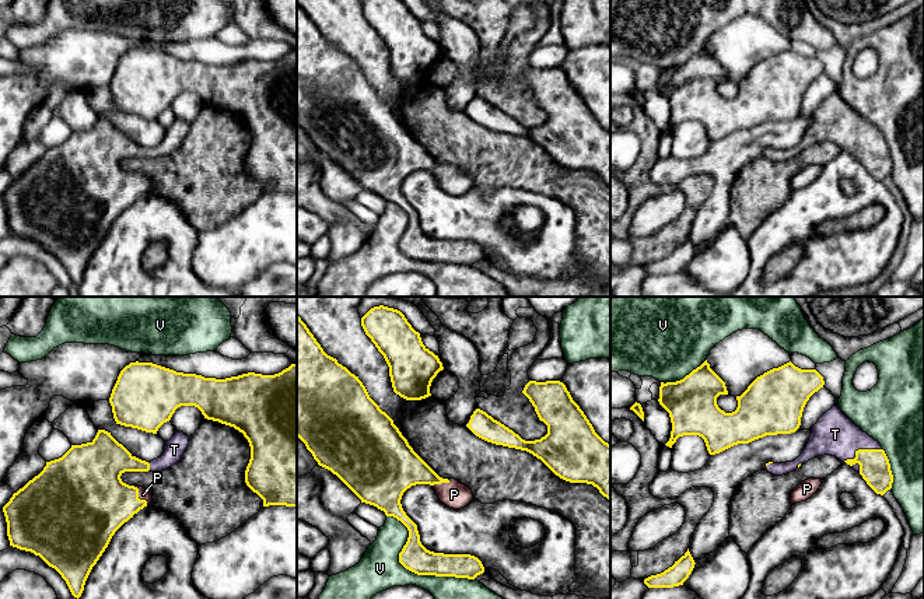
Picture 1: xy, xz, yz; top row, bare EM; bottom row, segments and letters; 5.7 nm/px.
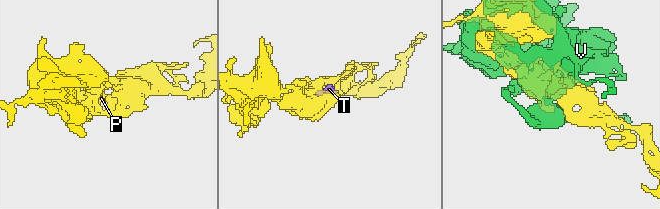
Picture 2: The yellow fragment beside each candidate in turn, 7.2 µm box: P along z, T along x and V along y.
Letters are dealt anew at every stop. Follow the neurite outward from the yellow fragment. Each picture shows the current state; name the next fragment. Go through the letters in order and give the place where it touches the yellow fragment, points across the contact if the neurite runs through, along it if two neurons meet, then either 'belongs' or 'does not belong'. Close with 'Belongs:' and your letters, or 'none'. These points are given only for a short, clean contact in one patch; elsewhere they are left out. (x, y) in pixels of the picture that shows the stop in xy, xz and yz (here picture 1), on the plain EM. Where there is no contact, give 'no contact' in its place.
P: contact xy (137, 182); way xy (95, 189), (115, 189), (137, 182), (143, 181); belongs
T: contact yz (860, 136); belongs
V: contact xz (410, 256); does not belong
Belongs: P, T

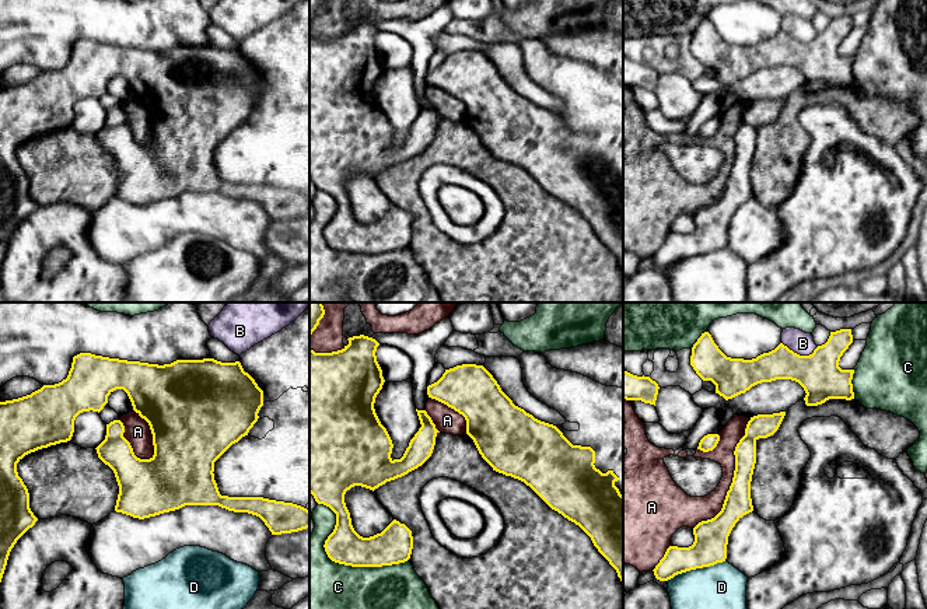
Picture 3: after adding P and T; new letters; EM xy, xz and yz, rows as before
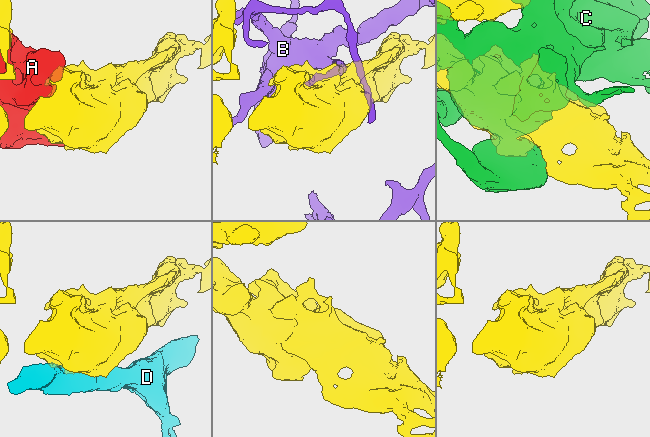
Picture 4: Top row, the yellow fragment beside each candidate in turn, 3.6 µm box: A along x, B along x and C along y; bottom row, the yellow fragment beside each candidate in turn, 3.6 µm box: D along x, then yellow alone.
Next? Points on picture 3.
A: contact yz (733, 164); does not belong
B: contact yz (798, 41); does not belong
C: contact xz (339, 249); does not belong
D: contact yz (695, 255); does not belong
Belongs: none

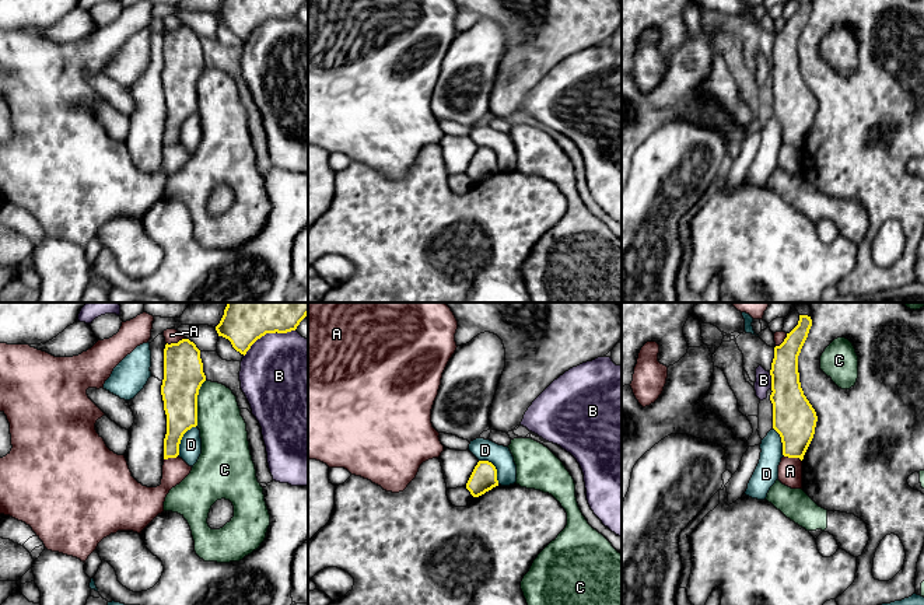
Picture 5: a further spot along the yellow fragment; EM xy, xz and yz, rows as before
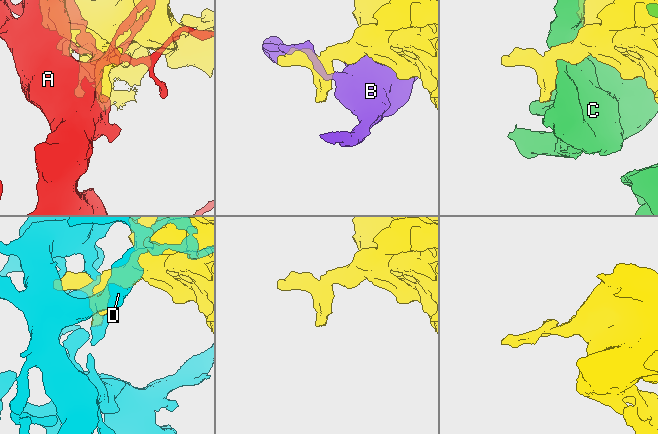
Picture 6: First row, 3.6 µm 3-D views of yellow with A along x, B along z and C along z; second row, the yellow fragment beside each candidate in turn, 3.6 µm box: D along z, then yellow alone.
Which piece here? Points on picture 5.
A: contact xy (175, 30); does not belong
B: contact xy (268, 18); does not belong
C: contact xy (196, 88); does not belong
D: contact xy (181, 125); does not belong
Belongs: none

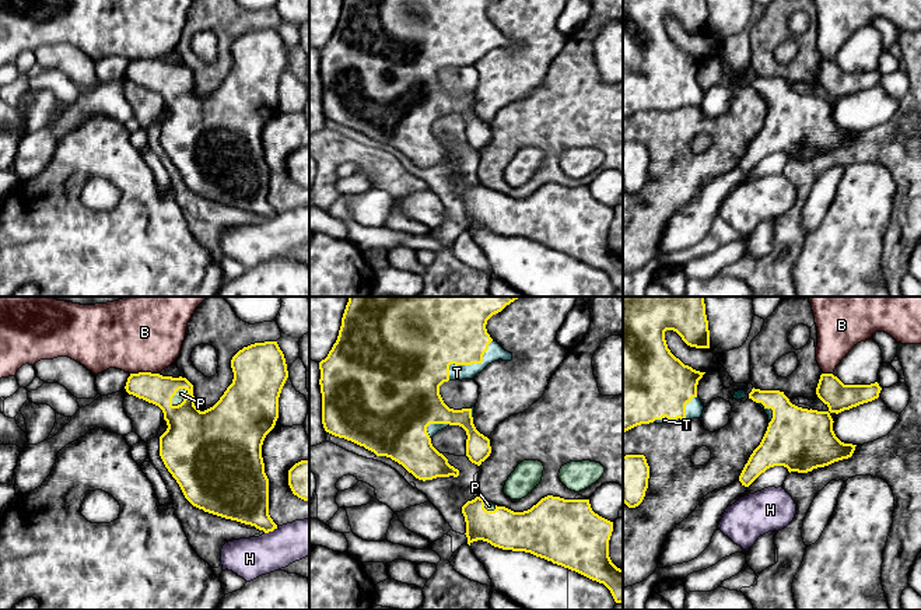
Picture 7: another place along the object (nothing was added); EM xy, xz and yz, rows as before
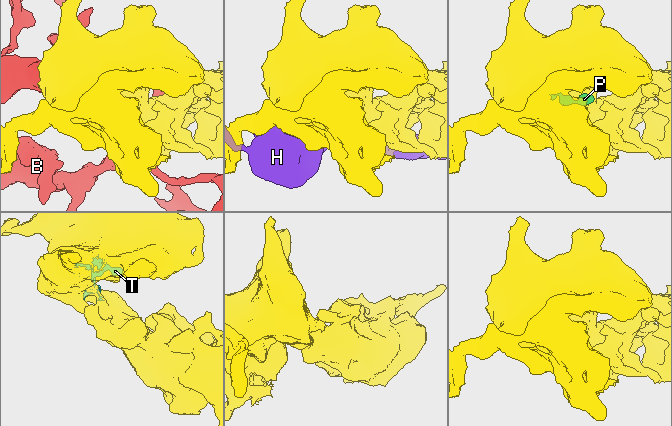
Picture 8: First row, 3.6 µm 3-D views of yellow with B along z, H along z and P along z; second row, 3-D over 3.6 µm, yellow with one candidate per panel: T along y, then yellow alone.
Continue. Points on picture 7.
B: contact xy (143, 59); does not belong
H: contact xy (270, 217); does not belong
P: contact xy (184, 87); belongs
T: contact xz (469, 51); belongs
Belongs: P, T

